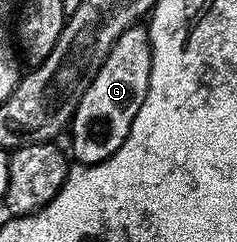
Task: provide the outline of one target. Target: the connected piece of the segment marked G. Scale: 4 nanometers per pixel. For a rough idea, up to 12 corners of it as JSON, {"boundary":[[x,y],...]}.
{"boundary":[[124,30],[74,111],[69,151],[99,164],[144,106],[149,31]]}

